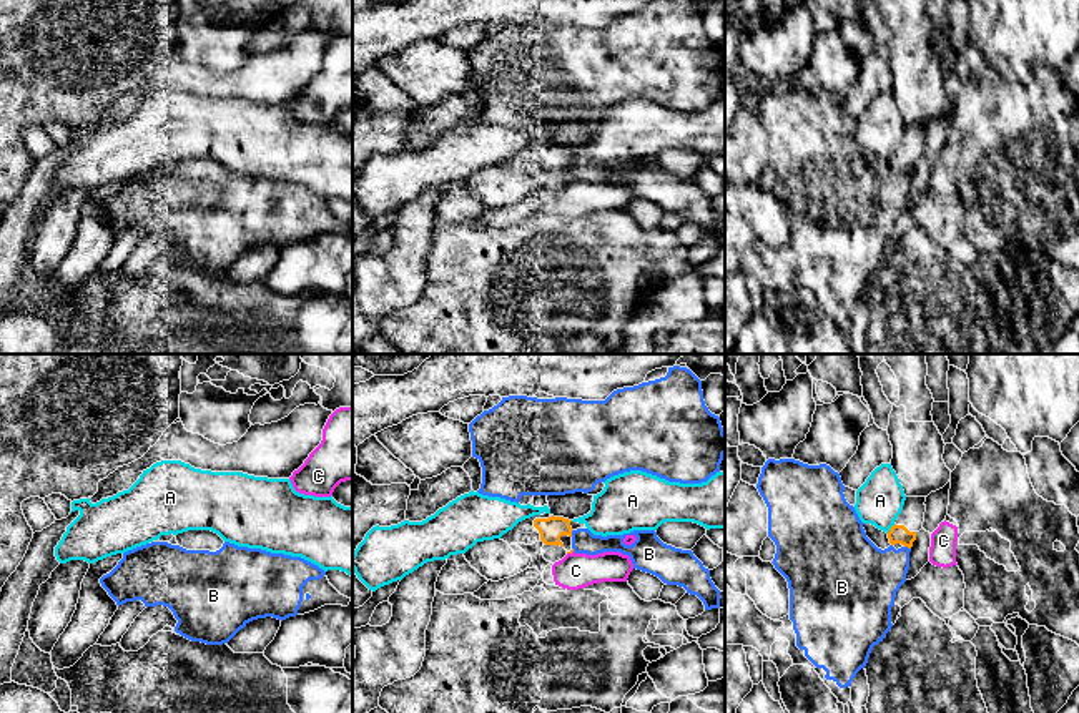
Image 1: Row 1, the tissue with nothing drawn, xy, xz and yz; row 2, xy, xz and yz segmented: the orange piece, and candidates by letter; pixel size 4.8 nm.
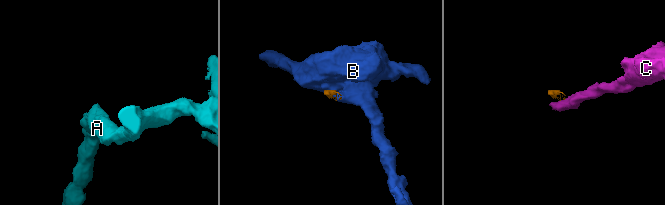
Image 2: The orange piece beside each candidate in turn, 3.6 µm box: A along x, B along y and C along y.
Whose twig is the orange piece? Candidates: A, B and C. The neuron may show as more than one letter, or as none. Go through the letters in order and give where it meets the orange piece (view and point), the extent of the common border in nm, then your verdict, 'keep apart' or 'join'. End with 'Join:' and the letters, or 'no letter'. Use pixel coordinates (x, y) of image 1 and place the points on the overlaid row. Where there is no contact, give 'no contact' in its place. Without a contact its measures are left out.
A: yz (890, 529) | 60 nm | keep apart
B: xz (571, 534) | 30 nm | keep apart
C: xz (569, 552) | 40 nm | keep apart
Join: no letter

